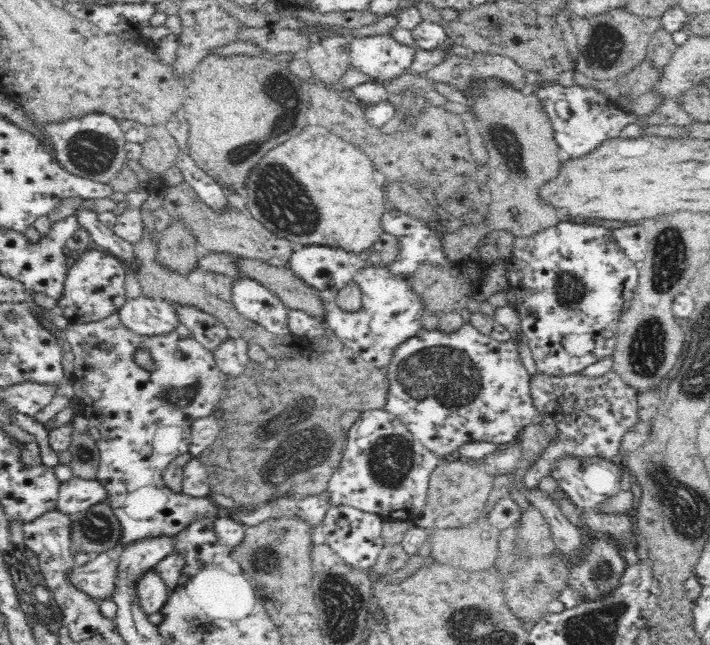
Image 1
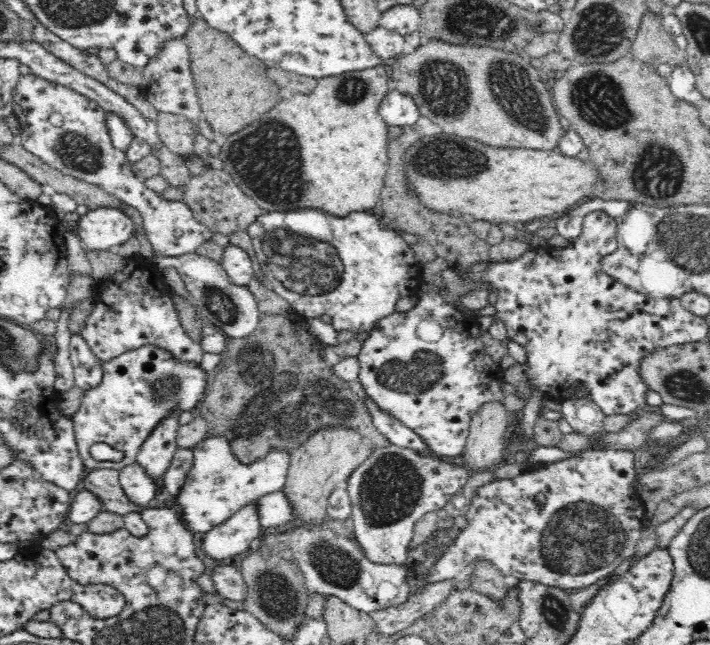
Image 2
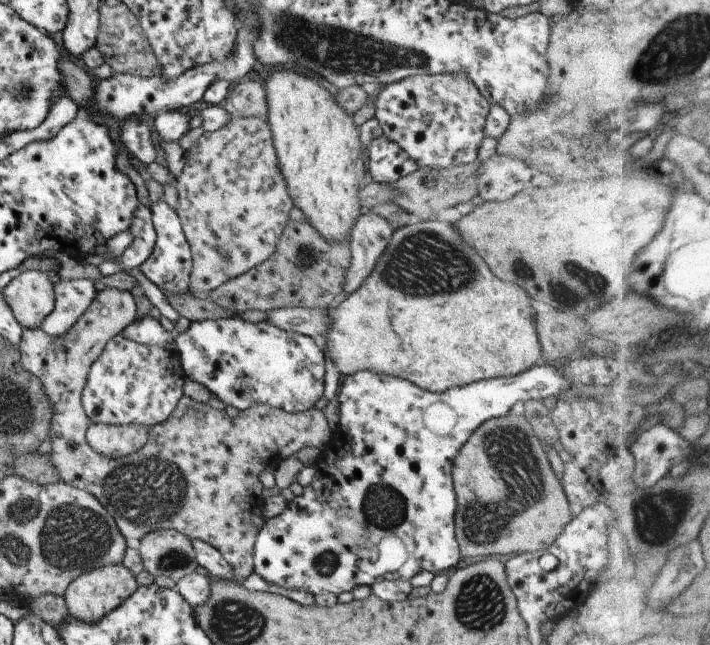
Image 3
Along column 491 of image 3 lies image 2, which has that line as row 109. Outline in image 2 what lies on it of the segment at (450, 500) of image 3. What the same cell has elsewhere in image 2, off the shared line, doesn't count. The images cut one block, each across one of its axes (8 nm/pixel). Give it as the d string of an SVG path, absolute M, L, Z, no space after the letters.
M396 89L388 93L381 106L379 116L390 126L412 126L420 118L415 100L398 92Z

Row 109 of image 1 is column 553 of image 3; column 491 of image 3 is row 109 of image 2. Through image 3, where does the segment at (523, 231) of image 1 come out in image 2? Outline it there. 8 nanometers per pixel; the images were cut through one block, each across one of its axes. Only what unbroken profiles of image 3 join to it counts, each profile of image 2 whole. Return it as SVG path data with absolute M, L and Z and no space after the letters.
M427 40L423 41L419 48L416 48L412 54L400 55L387 64L390 72L391 80L396 84L396 90L402 94L406 94L415 100L415 104L419 109L419 114L430 119L430 121L440 126L442 130L448 135L456 135L460 137L471 138L488 146L508 146L508 148L530 148L530 150L552 150L556 148L560 137L564 134L562 125L559 122L559 116L555 112L555 106L551 95L548 93L546 86L540 79L539 71L530 65L528 58L522 53L506 52L496 48L489 48L488 46L474 46L466 44L466 46L457 46L456 44L449 44L442 40Z

